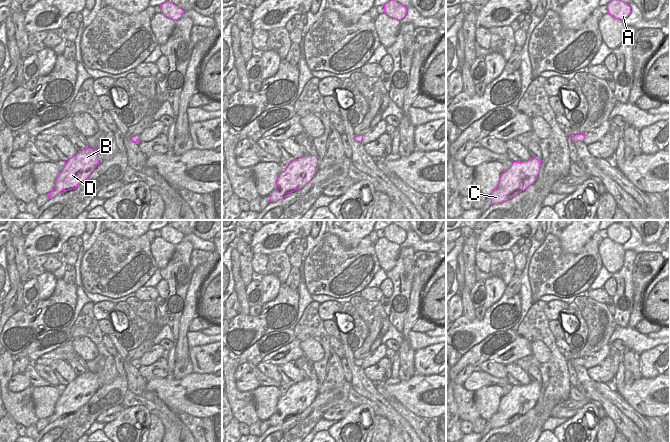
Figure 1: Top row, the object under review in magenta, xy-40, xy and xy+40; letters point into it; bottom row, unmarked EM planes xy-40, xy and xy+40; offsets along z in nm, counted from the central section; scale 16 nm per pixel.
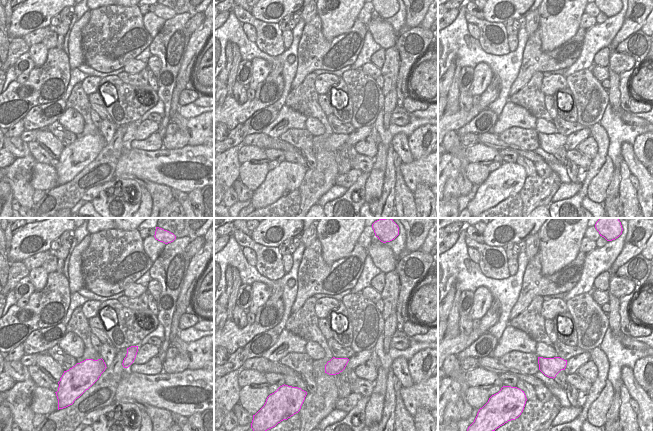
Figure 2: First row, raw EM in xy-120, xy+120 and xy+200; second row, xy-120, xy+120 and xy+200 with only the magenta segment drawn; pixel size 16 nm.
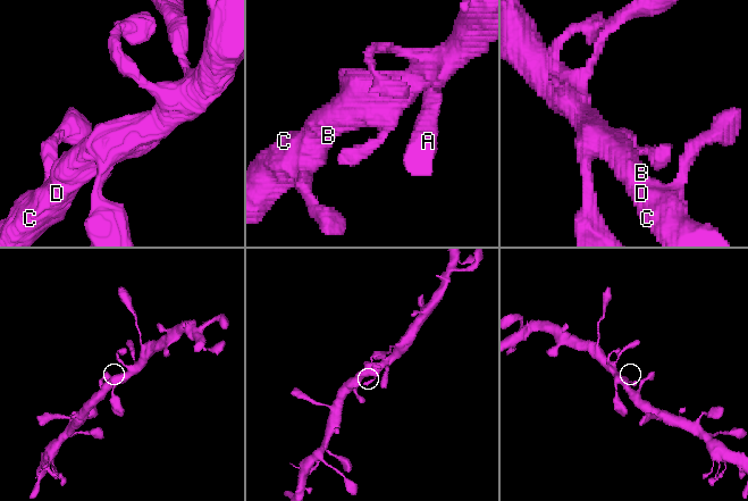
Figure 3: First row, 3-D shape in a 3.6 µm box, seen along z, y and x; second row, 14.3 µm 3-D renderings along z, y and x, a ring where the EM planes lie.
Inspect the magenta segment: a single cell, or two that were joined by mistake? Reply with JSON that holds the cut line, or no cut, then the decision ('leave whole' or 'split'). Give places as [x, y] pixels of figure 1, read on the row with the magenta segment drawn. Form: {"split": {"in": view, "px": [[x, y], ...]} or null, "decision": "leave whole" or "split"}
{"split": null, "decision": "leave whole"}

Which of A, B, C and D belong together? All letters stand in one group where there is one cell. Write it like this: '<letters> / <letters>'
A B C D

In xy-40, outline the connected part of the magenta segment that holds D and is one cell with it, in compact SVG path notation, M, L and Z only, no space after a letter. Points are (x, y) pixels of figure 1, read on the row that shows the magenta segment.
M89 147L78 151L59 172L54 189L48 193L49 199L56 197L62 191L75 189L91 175L98 165L98 151L96 149Z

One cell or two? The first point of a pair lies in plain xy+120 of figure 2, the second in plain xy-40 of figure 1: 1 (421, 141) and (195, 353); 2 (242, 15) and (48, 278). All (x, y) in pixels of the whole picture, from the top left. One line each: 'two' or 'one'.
1: one
2: two

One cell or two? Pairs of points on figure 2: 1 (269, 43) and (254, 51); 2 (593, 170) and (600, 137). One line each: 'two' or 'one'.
1: two
2: one

